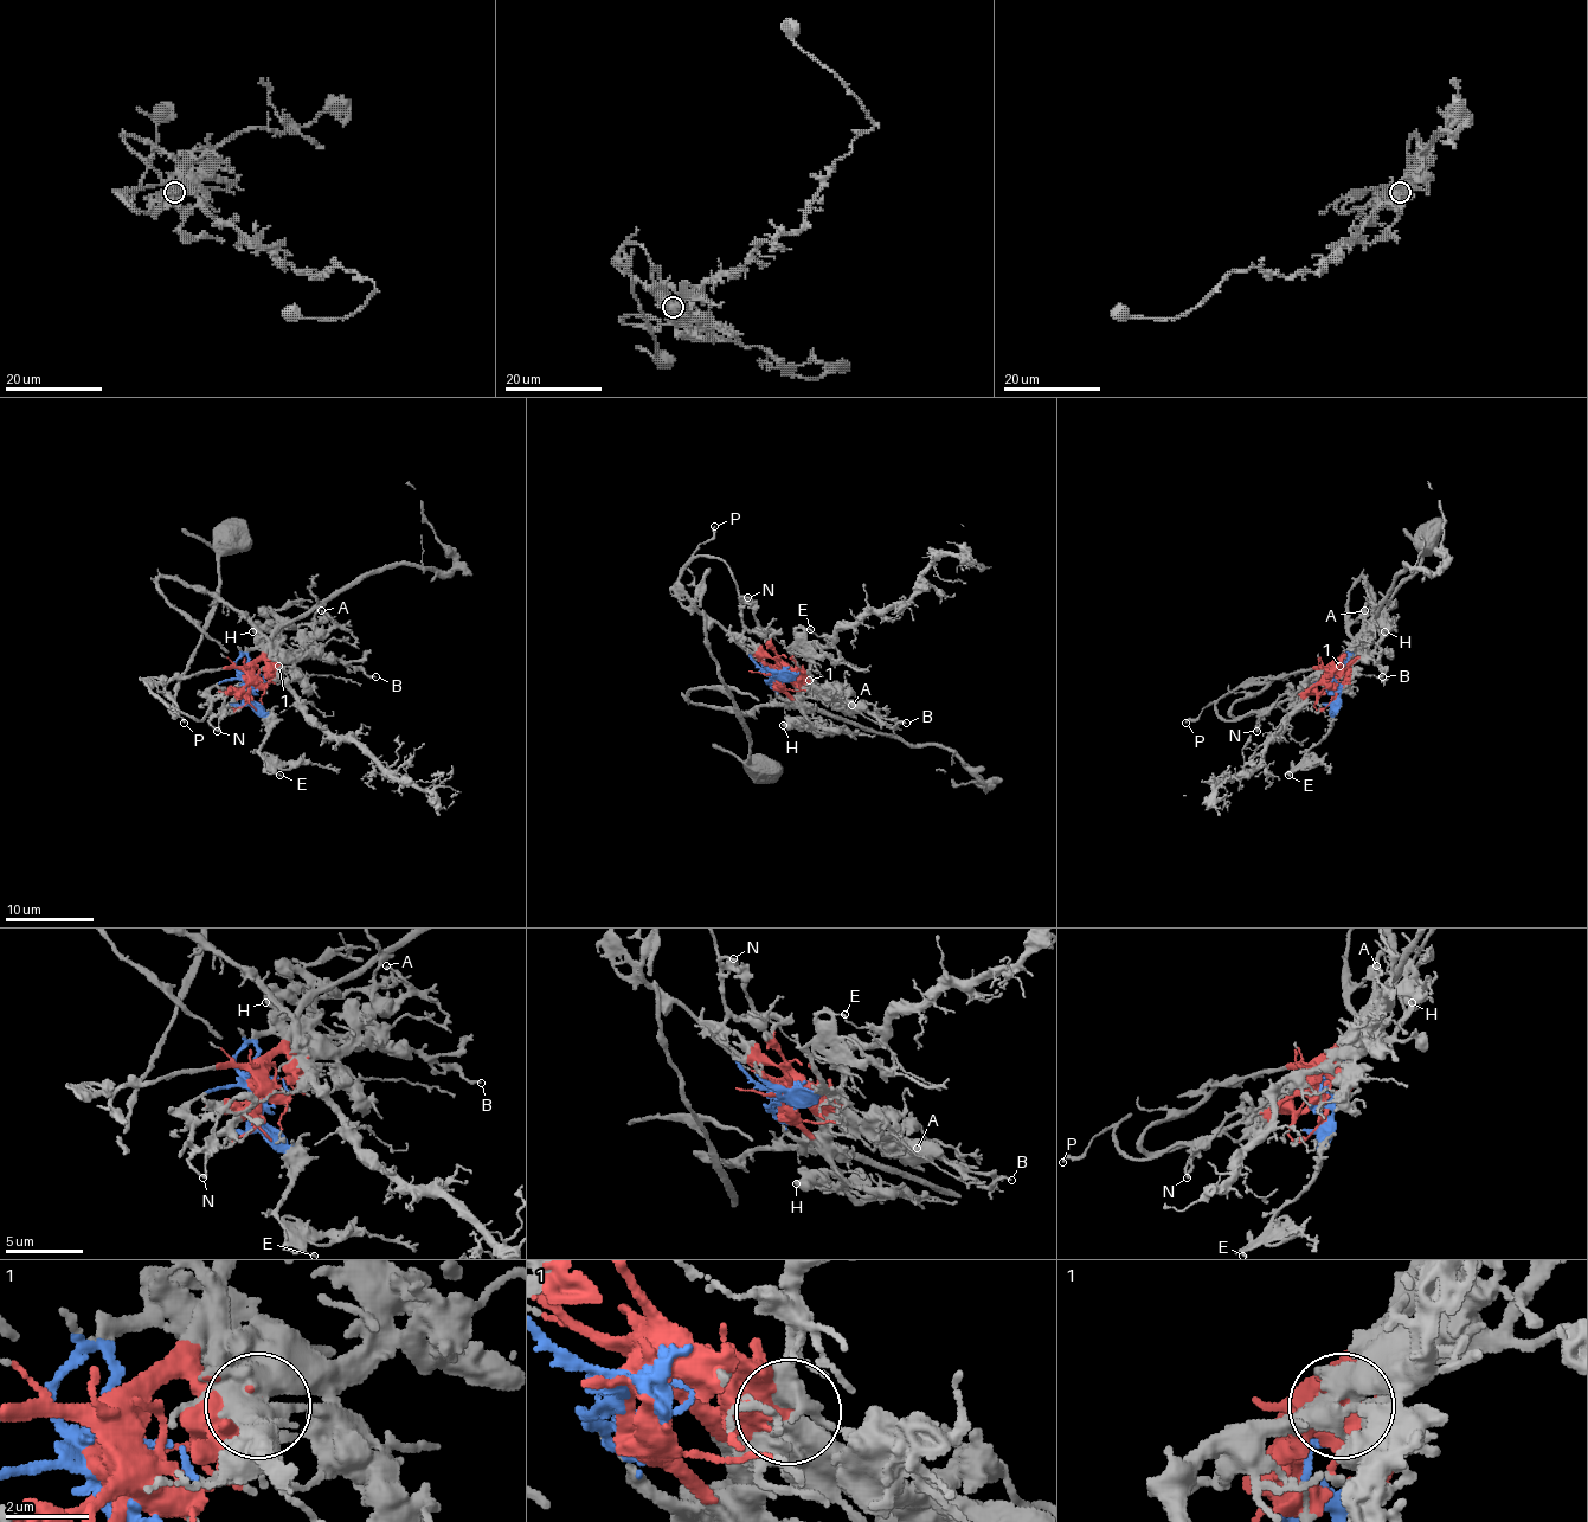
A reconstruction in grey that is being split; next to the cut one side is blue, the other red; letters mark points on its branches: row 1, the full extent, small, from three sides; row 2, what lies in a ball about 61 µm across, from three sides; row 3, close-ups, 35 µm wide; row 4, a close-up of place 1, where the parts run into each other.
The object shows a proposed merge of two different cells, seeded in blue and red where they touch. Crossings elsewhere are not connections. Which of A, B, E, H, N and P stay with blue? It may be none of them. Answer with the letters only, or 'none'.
E, N, P

